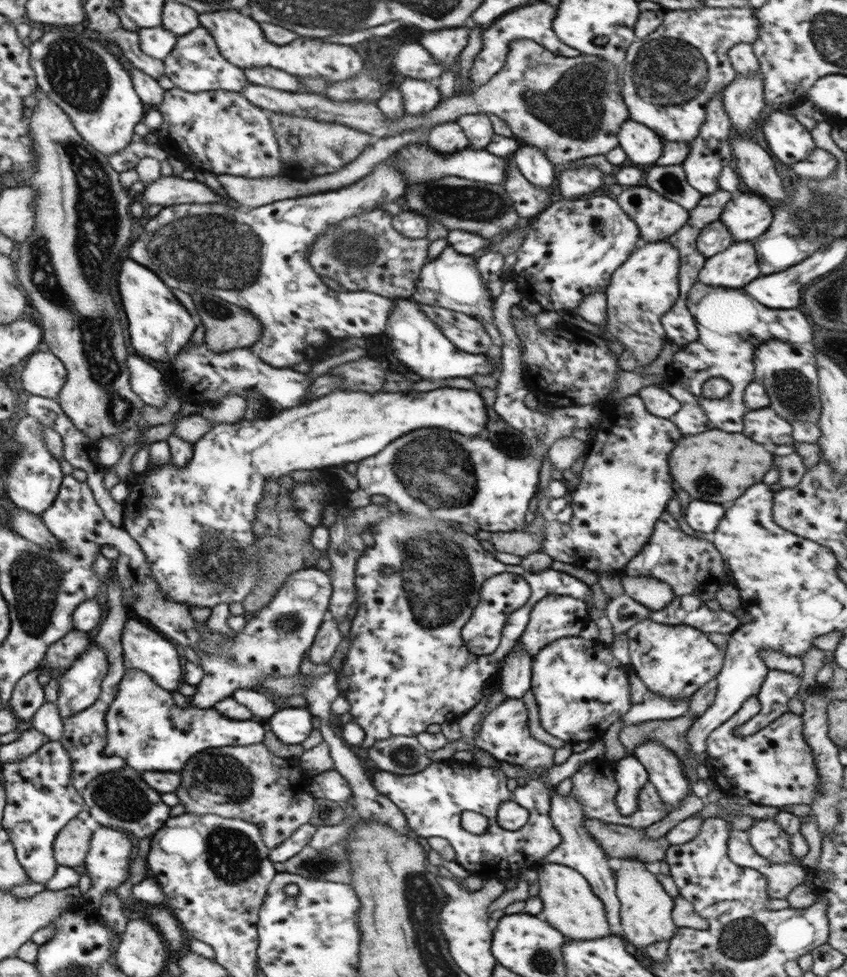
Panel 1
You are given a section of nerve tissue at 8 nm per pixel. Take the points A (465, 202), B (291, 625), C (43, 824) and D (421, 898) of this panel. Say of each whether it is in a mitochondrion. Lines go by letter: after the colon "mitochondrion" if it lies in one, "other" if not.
A: mitochondrion
B: mitochondrion
C: other
D: mitochondrion

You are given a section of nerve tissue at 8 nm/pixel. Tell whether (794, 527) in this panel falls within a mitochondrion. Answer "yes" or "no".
no

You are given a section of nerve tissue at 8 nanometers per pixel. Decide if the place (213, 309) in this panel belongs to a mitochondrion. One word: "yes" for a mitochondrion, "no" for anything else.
yes

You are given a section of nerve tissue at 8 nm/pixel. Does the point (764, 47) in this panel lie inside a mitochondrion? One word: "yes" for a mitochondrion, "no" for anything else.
no

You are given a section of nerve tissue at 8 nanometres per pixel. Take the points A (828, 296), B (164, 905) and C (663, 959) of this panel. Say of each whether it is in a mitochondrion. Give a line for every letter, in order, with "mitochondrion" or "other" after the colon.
A: mitochondrion
B: other
C: other

